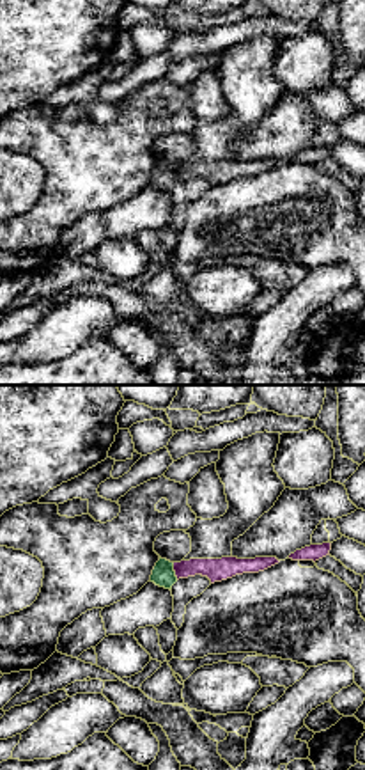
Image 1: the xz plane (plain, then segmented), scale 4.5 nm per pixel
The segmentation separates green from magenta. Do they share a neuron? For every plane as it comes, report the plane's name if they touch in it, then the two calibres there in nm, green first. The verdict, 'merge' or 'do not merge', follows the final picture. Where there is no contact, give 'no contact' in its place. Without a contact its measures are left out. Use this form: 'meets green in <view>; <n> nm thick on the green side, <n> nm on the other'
meets green in xz; 110 nm thick on the green side, 110 nm on the other

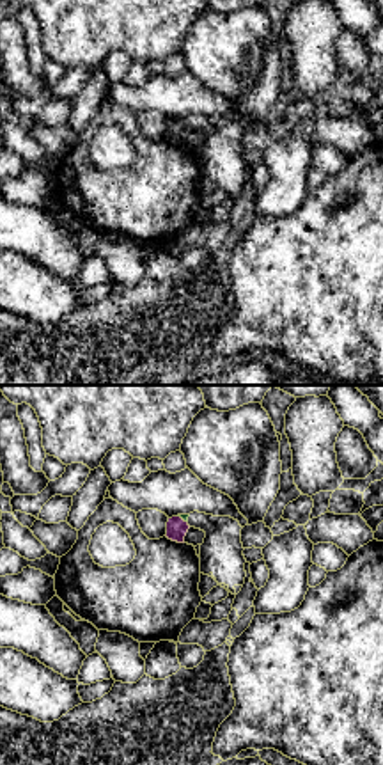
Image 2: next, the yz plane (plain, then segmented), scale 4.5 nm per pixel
meets green in yz; 30 nm thick on the green side, 100 nm on the other

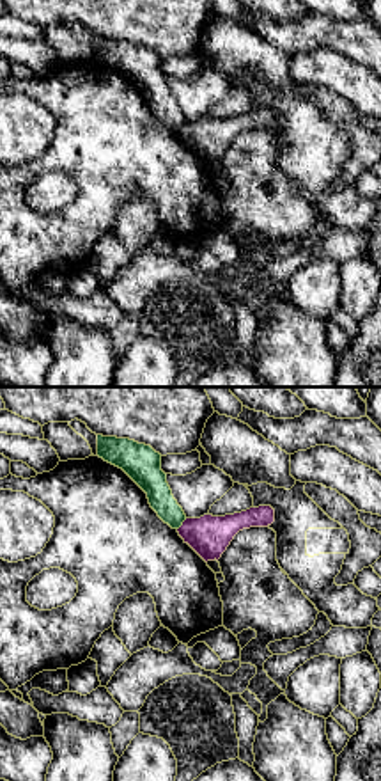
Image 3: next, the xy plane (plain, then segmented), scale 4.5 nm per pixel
meets green in xy; 120 nm thick on the green side, 190 nm on the other

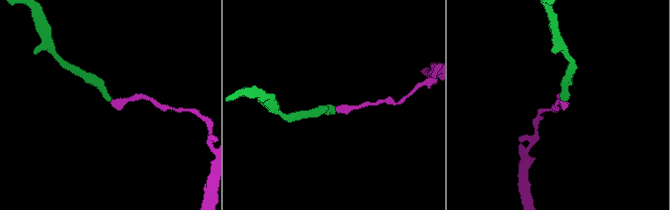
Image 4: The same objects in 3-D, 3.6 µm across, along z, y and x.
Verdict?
do not merge

